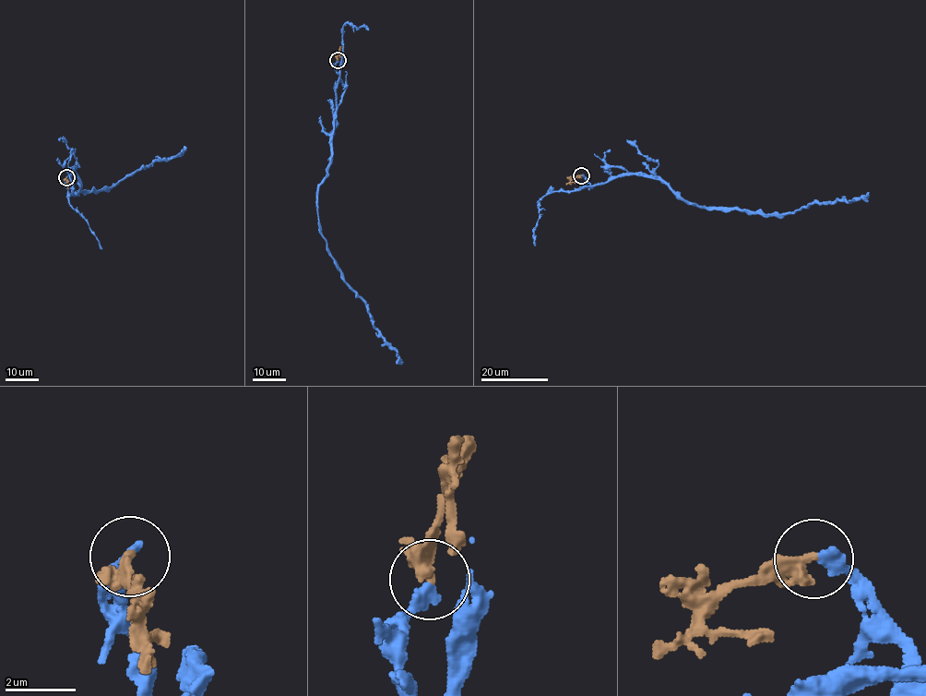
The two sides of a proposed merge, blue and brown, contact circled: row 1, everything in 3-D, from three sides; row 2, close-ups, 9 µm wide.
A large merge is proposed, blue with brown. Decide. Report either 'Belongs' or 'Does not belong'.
Belongs

